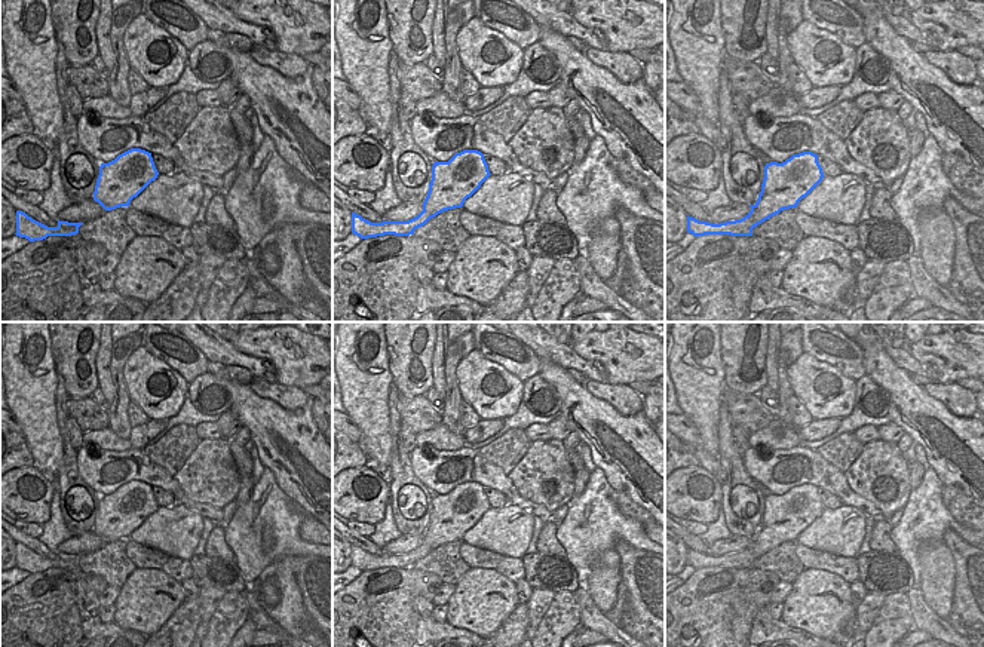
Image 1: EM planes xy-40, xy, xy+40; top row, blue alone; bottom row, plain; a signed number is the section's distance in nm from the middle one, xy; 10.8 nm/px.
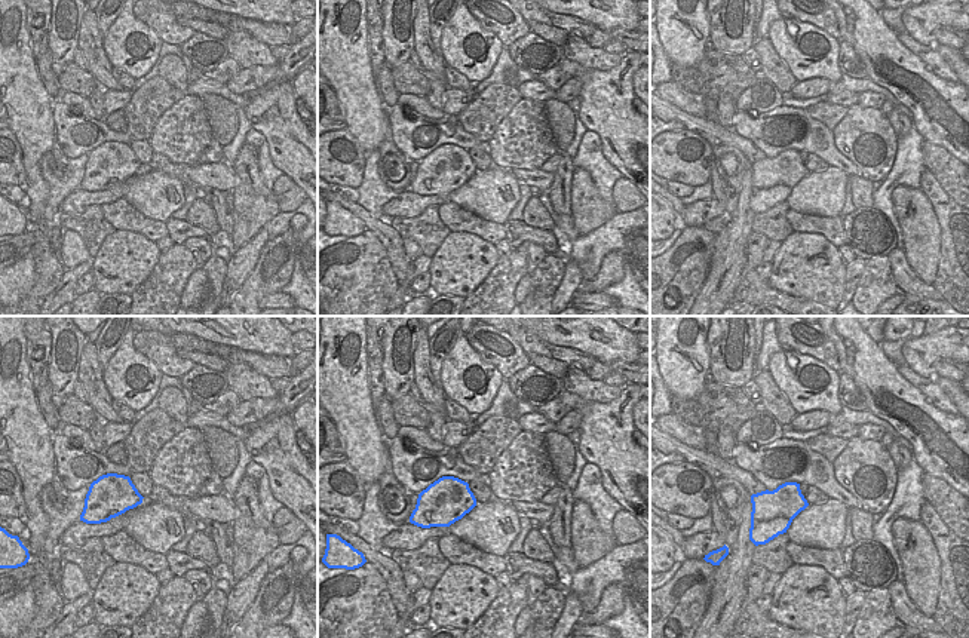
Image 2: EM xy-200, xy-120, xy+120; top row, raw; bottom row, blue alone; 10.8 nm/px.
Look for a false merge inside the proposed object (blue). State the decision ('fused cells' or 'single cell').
single cell

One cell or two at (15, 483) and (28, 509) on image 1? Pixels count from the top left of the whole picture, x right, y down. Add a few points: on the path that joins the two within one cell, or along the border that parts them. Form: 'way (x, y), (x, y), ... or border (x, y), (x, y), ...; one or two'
way (17, 488), (28, 503); one

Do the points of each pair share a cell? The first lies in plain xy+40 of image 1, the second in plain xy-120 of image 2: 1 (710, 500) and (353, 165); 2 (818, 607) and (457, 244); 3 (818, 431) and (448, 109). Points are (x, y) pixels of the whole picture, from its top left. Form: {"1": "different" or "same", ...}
{"1": "same", "2": "same", "3": "same"}

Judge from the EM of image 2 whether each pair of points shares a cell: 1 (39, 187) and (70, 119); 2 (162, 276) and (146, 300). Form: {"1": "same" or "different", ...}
{"1": "different", "2": "same"}

